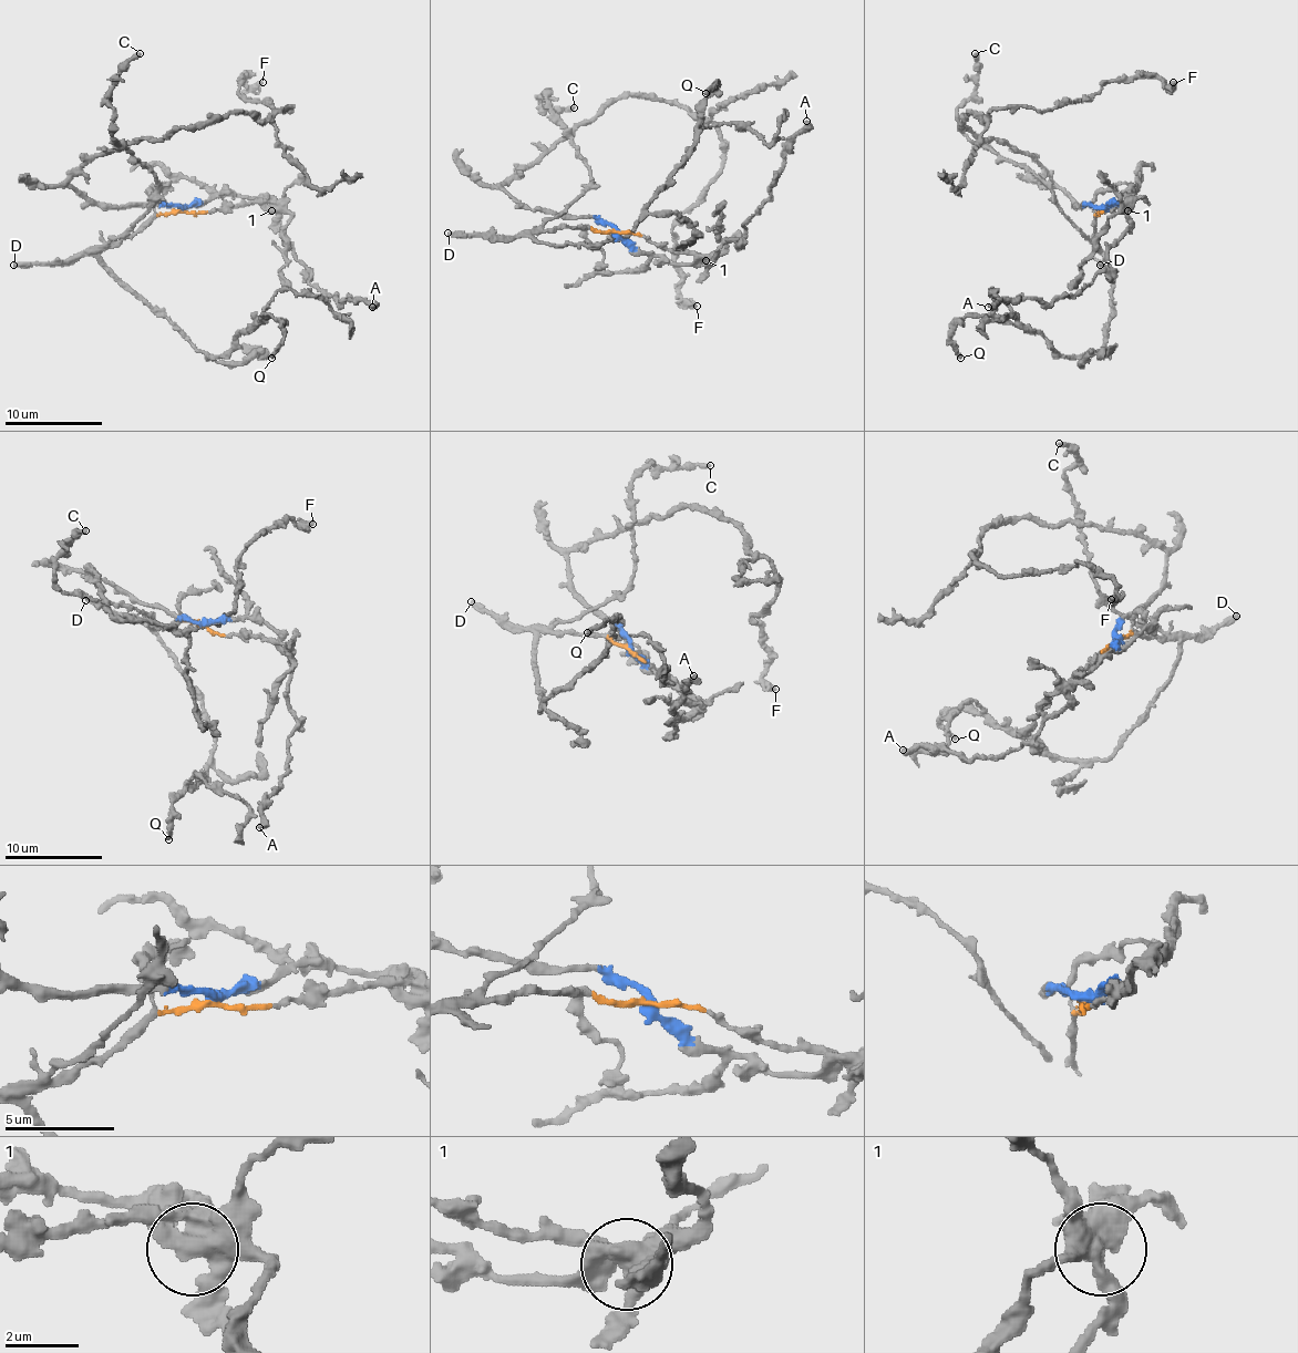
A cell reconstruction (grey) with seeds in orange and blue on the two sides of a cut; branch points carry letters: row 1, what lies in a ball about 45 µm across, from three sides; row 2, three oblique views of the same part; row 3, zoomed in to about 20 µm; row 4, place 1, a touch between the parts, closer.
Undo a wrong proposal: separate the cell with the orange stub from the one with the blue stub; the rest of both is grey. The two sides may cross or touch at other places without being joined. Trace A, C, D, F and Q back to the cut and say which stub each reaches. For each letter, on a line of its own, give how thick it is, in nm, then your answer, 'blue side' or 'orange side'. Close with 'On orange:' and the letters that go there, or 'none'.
A: 500 nm | blue side
C: 360 nm | orange side
D: 360 nm | orange side
F: 460 nm | blue side
Q: 300 nm | orange side
On orange: C, D, Q

